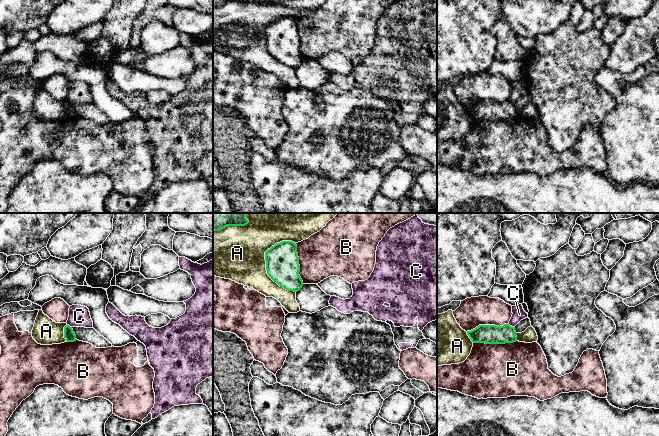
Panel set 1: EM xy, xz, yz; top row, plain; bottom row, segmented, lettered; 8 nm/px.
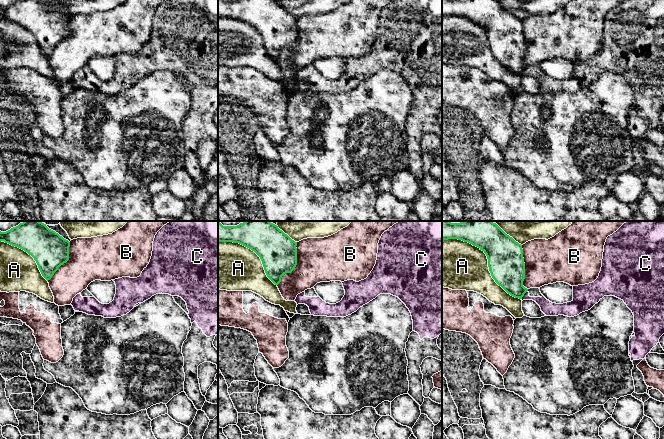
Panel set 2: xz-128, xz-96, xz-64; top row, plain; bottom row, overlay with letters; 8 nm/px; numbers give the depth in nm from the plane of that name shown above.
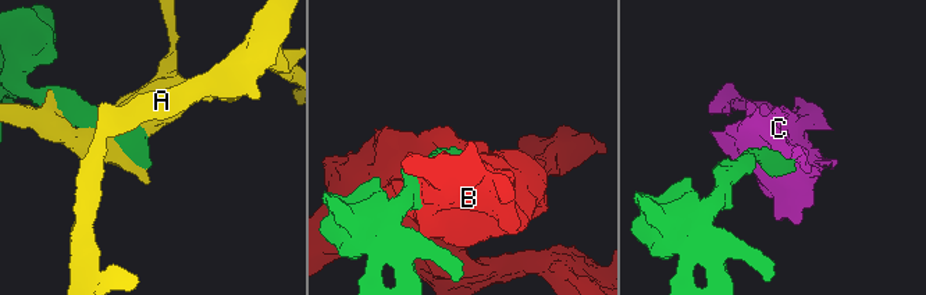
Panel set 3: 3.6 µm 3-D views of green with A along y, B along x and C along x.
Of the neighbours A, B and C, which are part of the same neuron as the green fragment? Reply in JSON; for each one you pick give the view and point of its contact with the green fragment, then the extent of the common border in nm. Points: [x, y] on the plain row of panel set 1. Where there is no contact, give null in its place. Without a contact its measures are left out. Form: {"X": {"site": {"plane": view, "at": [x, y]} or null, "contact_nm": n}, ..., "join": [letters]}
{"join": []}

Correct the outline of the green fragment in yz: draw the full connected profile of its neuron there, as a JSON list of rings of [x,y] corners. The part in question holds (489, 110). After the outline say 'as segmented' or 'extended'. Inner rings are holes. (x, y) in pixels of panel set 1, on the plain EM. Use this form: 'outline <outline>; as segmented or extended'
outline [[[504,100],[500,103],[479,101],[471,107],[467,107],[467,111],[473,119],[505,120],[517,117],[515,103],[509,100]]]; as segmented

